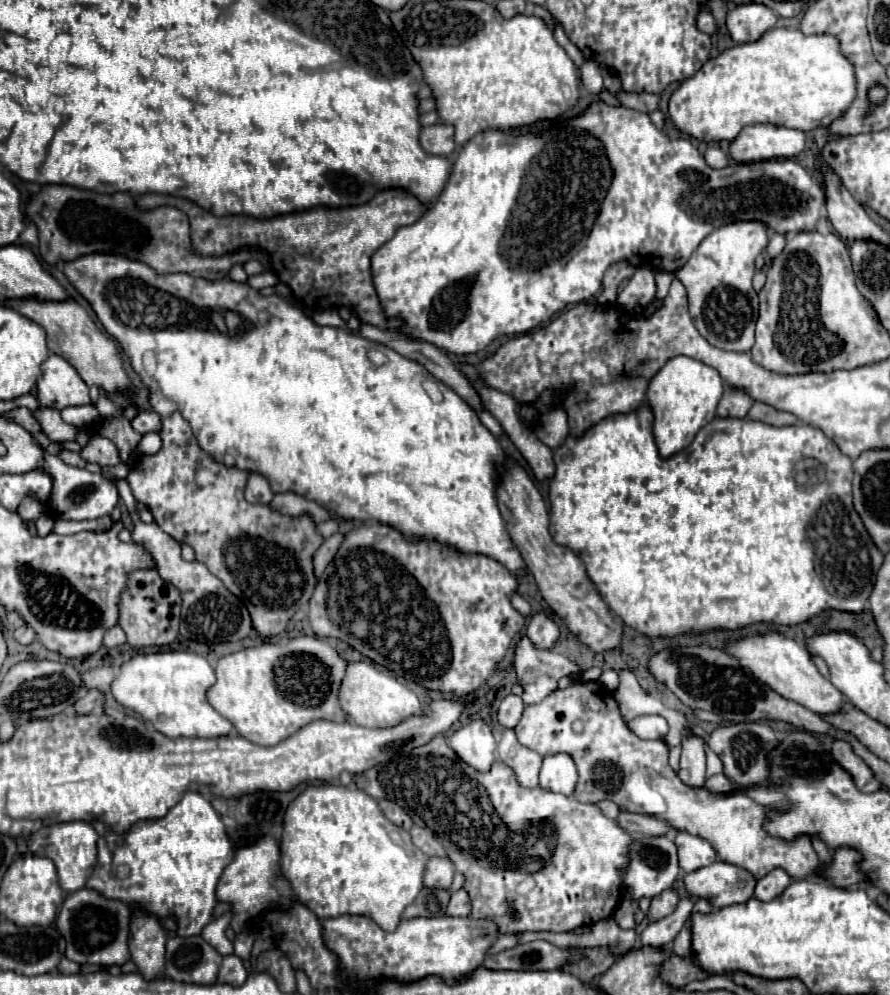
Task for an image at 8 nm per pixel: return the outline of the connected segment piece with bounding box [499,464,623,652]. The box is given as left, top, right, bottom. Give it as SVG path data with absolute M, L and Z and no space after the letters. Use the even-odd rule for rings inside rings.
M509 464L505 466L507 470L503 472L499 484L499 508L503 512L507 532L519 548L529 572L533 574L541 596L569 628L569 632L575 634L579 642L593 652L607 652L619 648L623 642L623 624L609 612L607 602L587 576L583 560L571 548L553 542L553 536L549 534L549 514L545 502L535 484L525 474L525 470Z

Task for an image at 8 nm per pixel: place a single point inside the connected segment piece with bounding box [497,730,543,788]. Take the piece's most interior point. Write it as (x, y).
(525, 764)

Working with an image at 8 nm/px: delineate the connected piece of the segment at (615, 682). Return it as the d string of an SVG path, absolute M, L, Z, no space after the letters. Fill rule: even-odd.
M605 670L605 672L599 676L597 682L603 684L607 690L615 692L615 690L619 688L619 672L617 672L617 670Z

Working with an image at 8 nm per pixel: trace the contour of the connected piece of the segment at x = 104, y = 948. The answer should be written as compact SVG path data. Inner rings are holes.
M87 888L69 894L57 916L57 928L67 940L65 956L77 964L123 966L129 960L127 948L129 918L131 918L129 906L119 900L103 900L103 896Z

